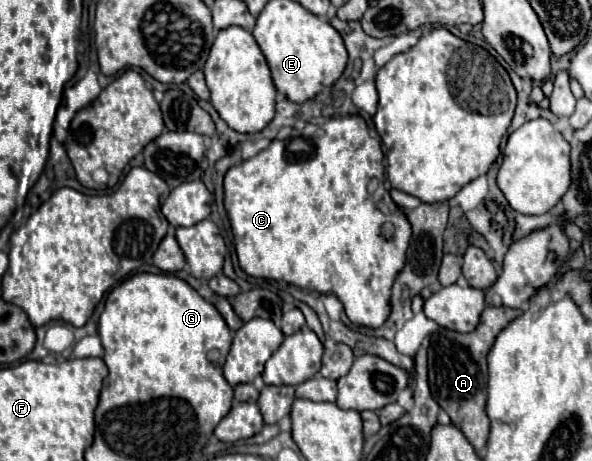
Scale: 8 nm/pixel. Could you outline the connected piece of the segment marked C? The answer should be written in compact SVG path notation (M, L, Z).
M345 116L345 118L331 118L323 124L307 124L303 130L293 130L293 136L289 140L273 140L263 152L257 156L245 160L239 166L229 168L225 174L224 182L224 206L233 228L235 236L235 250L239 258L239 266L243 268L245 274L253 278L263 278L263 280L283 280L287 284L295 284L305 290L313 290L319 294L335 294L345 308L347 318L351 320L353 326L365 326L365 328L381 328L385 320L391 314L391 286L401 272L405 264L405 252L411 240L411 224L403 210L393 204L391 196L383 192L381 188L377 192L367 192L367 184L371 178L383 178L385 176L385 166L383 166L383 152L381 152L381 142L373 138L367 130L367 124L361 116Z

